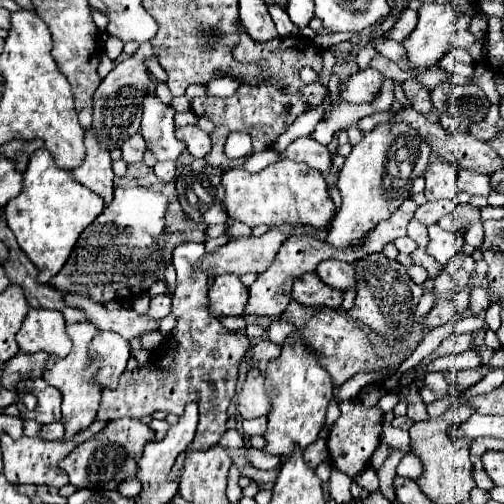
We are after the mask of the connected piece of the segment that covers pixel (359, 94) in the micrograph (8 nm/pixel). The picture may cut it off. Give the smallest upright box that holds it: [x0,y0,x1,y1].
[339,69,385,103]

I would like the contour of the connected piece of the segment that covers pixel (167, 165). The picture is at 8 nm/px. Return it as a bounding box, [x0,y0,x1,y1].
[153,161,175,183]

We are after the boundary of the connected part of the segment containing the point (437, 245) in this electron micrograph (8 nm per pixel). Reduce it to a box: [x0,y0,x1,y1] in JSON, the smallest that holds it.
[427,225,463,265]

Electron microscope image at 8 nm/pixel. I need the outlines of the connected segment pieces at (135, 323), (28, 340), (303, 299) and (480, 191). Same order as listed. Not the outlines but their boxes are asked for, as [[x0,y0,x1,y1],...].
[[65,293,157,339],[17,309,71,359],[291,273,343,309],[459,169,491,195]]

